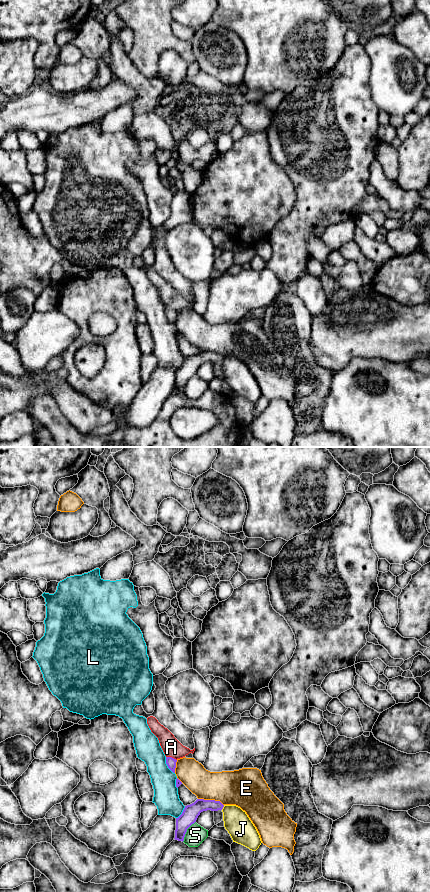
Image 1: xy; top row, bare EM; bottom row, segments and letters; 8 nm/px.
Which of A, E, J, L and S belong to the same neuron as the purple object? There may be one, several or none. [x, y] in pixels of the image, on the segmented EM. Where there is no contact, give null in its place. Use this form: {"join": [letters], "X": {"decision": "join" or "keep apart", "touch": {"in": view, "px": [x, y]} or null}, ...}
{"join": [], "A": {"decision": "keep apart", "touch": {"in": "xy", "px": [171, 757]}}, "E": {"decision": "keep apart", "touch": {"in": "xy", "px": [211, 800]}}, "J": {"decision": "keep apart", "touch": {"in": "xy", "px": [223, 806]}}, "L": {"decision": "keep apart", "touch": {"in": "xy", "px": [167, 765]}}, "S": {"decision": "keep apart", "touch": {"in": "xy", "px": [186, 831]}}}

